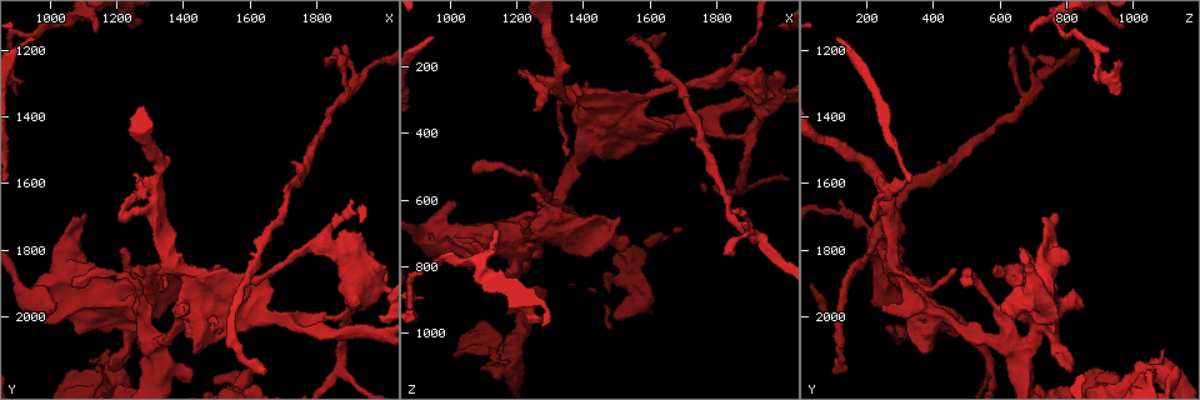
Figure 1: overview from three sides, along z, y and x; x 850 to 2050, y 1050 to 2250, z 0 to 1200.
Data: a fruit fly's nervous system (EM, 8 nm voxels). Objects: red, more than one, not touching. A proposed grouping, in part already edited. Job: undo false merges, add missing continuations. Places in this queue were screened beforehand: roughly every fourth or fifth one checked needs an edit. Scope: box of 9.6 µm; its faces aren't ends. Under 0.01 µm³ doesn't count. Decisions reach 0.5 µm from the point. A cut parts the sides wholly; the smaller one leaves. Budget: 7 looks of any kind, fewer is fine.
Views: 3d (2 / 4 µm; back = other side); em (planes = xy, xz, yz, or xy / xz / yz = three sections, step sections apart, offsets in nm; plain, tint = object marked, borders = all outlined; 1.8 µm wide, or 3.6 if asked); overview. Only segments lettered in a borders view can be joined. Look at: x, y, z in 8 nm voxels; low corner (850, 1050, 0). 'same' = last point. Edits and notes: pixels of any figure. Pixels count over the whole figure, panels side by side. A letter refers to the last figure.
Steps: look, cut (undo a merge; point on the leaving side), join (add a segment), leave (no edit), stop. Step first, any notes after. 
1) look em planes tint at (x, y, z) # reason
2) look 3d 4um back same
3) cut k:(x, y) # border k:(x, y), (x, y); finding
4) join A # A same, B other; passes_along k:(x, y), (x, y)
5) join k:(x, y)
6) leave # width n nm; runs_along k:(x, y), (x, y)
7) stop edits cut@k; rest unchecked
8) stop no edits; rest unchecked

look em xz step 8 borders at (1160, 2100, 1090) # branch stops here

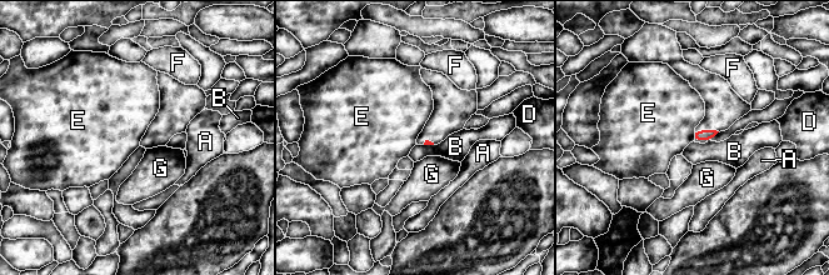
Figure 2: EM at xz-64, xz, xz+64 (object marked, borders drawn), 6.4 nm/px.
look em planes borders same

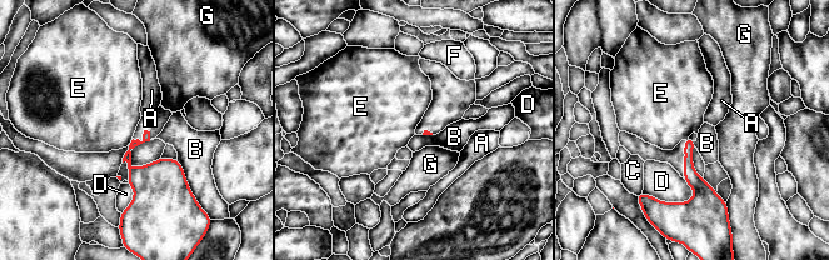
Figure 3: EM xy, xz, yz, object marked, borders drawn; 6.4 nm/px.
leave # A other, B other, C other, D other, E other, F other, G other; none of them fits

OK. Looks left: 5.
look em planes borders at (1070, 1900, 510) # free end

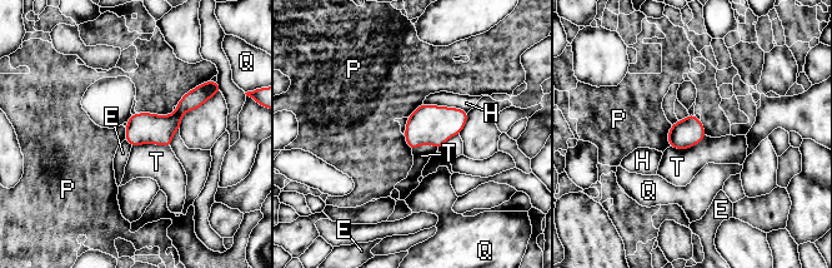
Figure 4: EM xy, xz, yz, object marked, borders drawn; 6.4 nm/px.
leave # E other, H other, P other, Q other, T other; border 4:(174, 112), (169, 114), (138, 113); no lettered segment goes on from it

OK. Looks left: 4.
look em planes borders at (1370, 1840, 280) # three-way junction

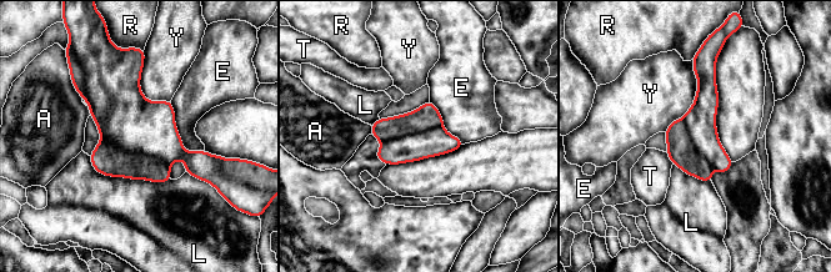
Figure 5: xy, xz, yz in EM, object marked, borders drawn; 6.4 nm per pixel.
cut 5:(108, 160) # A other, E other, L other, R other, T other, Y other; border 5:(101, 136), (169, 167); two cells meet here

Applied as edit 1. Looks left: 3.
stop edits cut@5; rest unchecked

